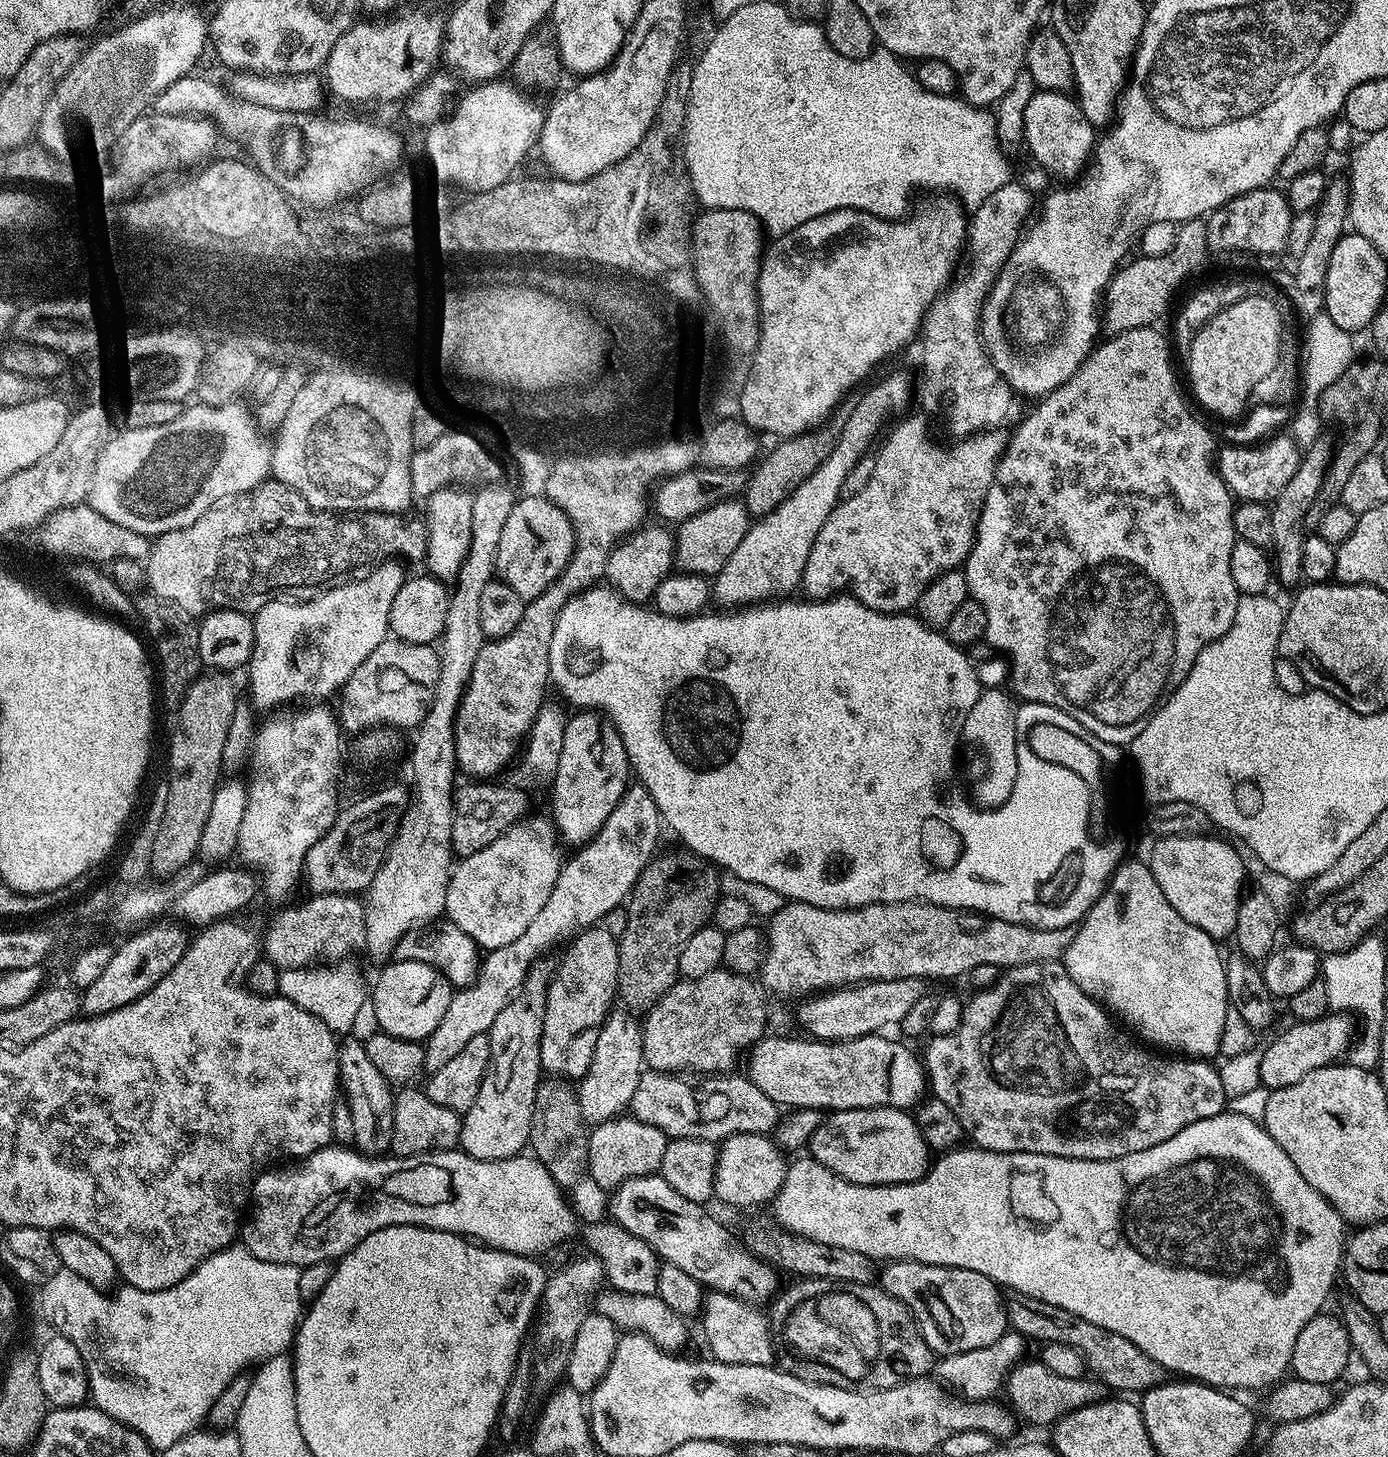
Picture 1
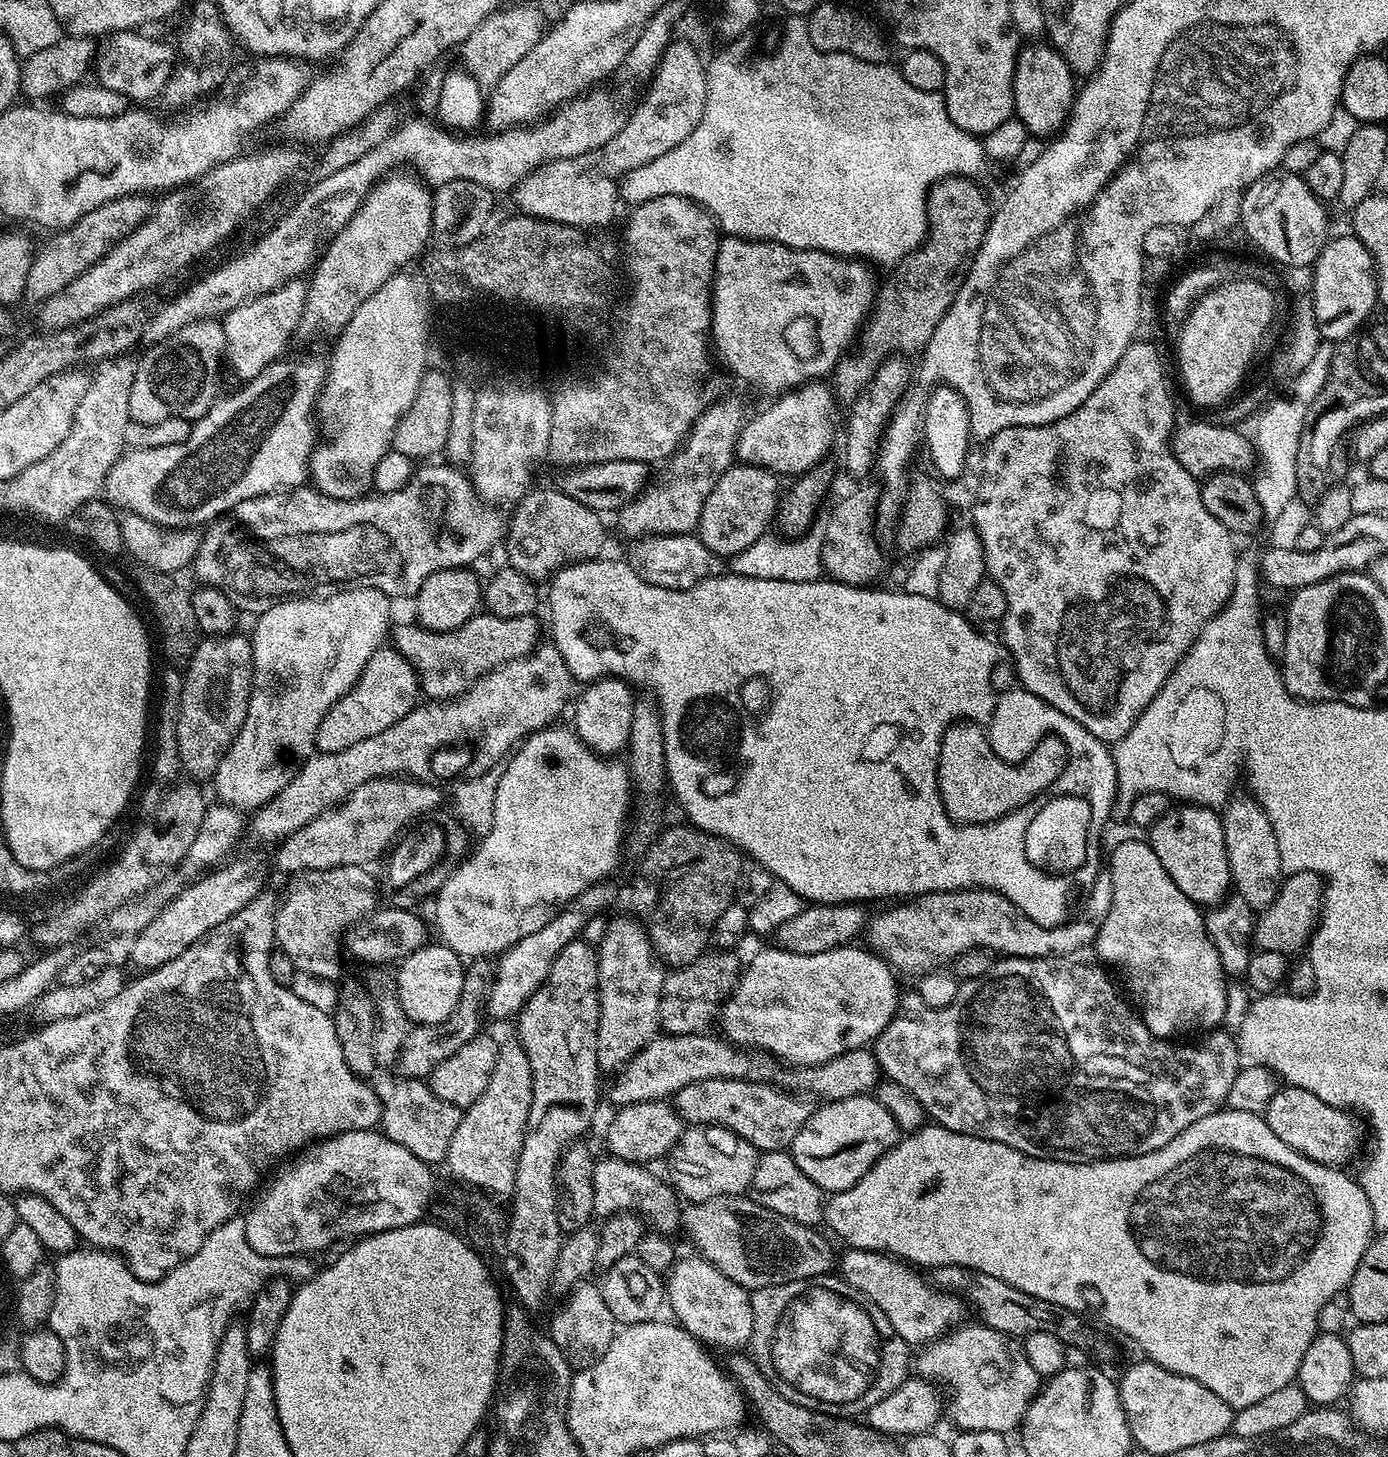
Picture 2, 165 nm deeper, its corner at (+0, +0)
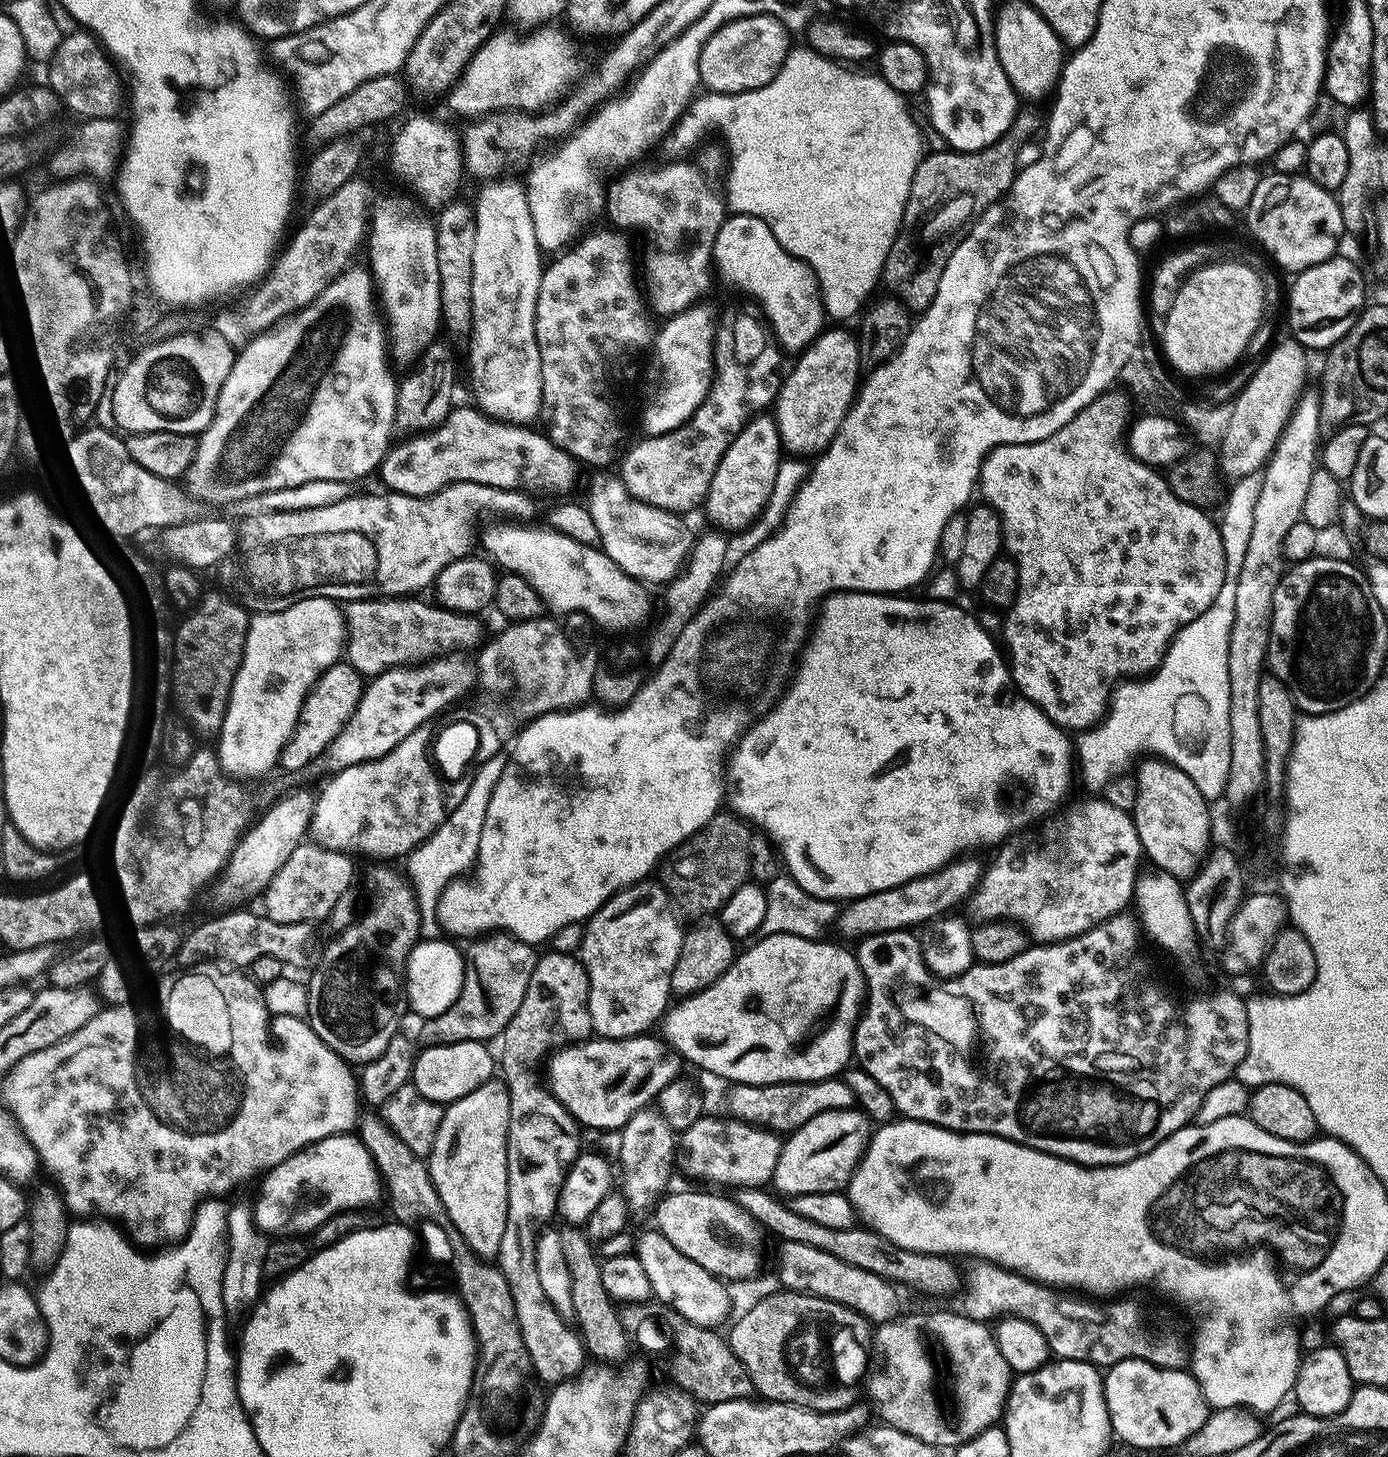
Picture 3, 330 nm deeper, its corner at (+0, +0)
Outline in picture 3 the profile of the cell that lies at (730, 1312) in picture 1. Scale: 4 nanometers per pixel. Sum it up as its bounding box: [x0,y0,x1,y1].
[638,1230,732,1329]

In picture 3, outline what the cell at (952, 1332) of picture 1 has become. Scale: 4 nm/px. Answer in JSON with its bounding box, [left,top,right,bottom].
[780,1243,897,1326]

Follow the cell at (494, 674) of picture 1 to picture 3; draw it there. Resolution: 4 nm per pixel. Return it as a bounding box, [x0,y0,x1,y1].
[343,598,485,678]

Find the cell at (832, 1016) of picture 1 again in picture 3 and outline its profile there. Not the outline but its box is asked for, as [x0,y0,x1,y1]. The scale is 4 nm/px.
[662,933,840,1084]

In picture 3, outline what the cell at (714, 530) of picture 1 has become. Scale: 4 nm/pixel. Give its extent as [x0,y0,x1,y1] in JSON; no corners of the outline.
[704,414,783,534]

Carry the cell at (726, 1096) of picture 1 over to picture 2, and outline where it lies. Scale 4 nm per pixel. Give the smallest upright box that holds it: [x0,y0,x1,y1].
[674,1078,814,1154]

